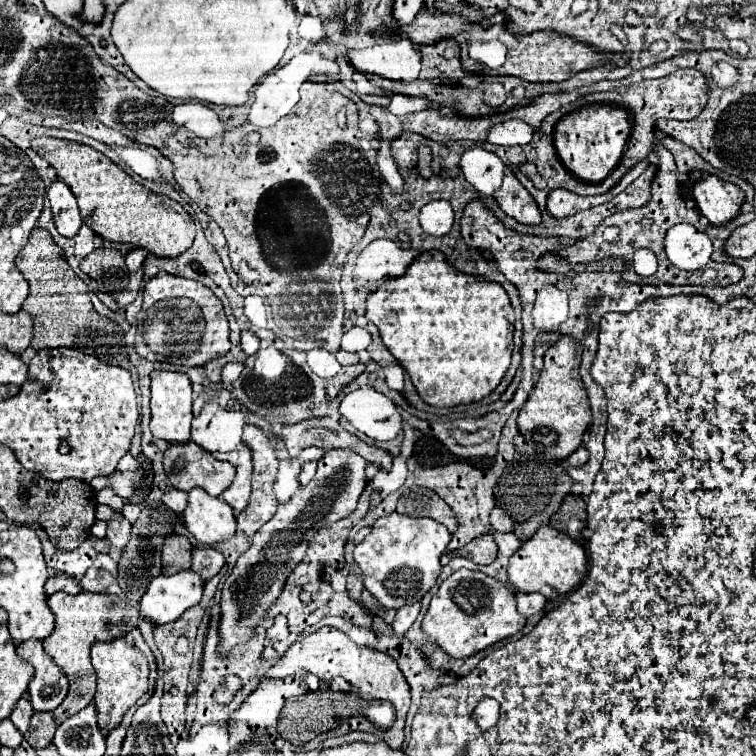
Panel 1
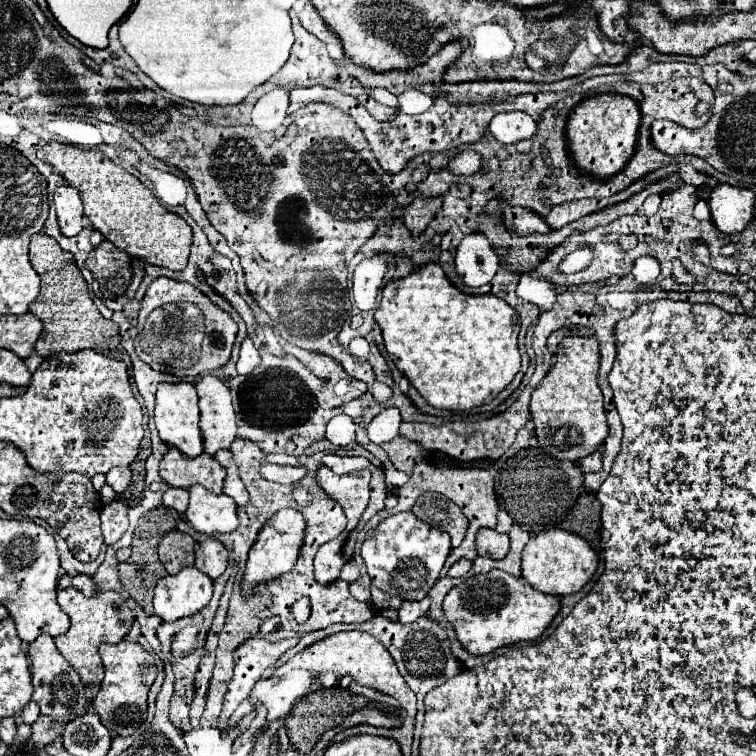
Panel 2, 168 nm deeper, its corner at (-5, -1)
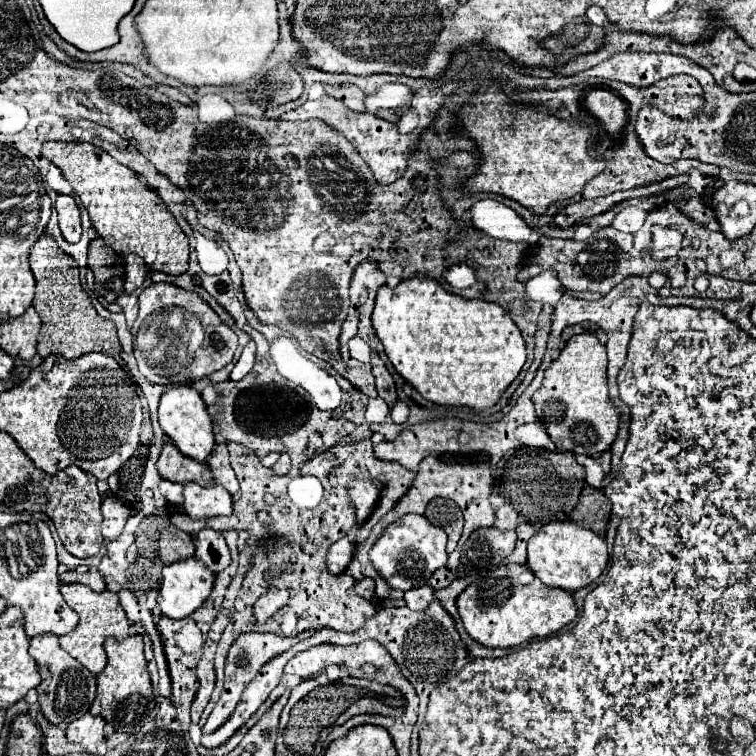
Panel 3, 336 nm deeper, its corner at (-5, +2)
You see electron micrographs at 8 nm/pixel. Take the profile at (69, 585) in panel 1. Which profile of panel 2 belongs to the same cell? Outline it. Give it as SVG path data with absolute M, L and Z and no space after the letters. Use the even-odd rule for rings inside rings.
M84 574L74 576L74 578L70 580L70 586L78 588L78 590L80 590L84 596L94 596L94 594L96 594L96 586L94 586L92 576L84 576Z

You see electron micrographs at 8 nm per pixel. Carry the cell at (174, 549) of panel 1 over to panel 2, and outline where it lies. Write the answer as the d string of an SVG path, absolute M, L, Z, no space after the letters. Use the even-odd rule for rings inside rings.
M180 530L168 532L158 544L160 562L164 564L168 574L178 574L182 568L194 566L194 550L196 542L192 540L192 536Z

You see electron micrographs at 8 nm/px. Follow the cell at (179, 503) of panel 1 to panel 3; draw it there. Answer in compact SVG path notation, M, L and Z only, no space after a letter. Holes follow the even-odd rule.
M162 479L162 483L160 483L160 493L168 499L168 503L172 503L172 505L182 505L182 485L178 485L178 483L174 483L174 481Z

